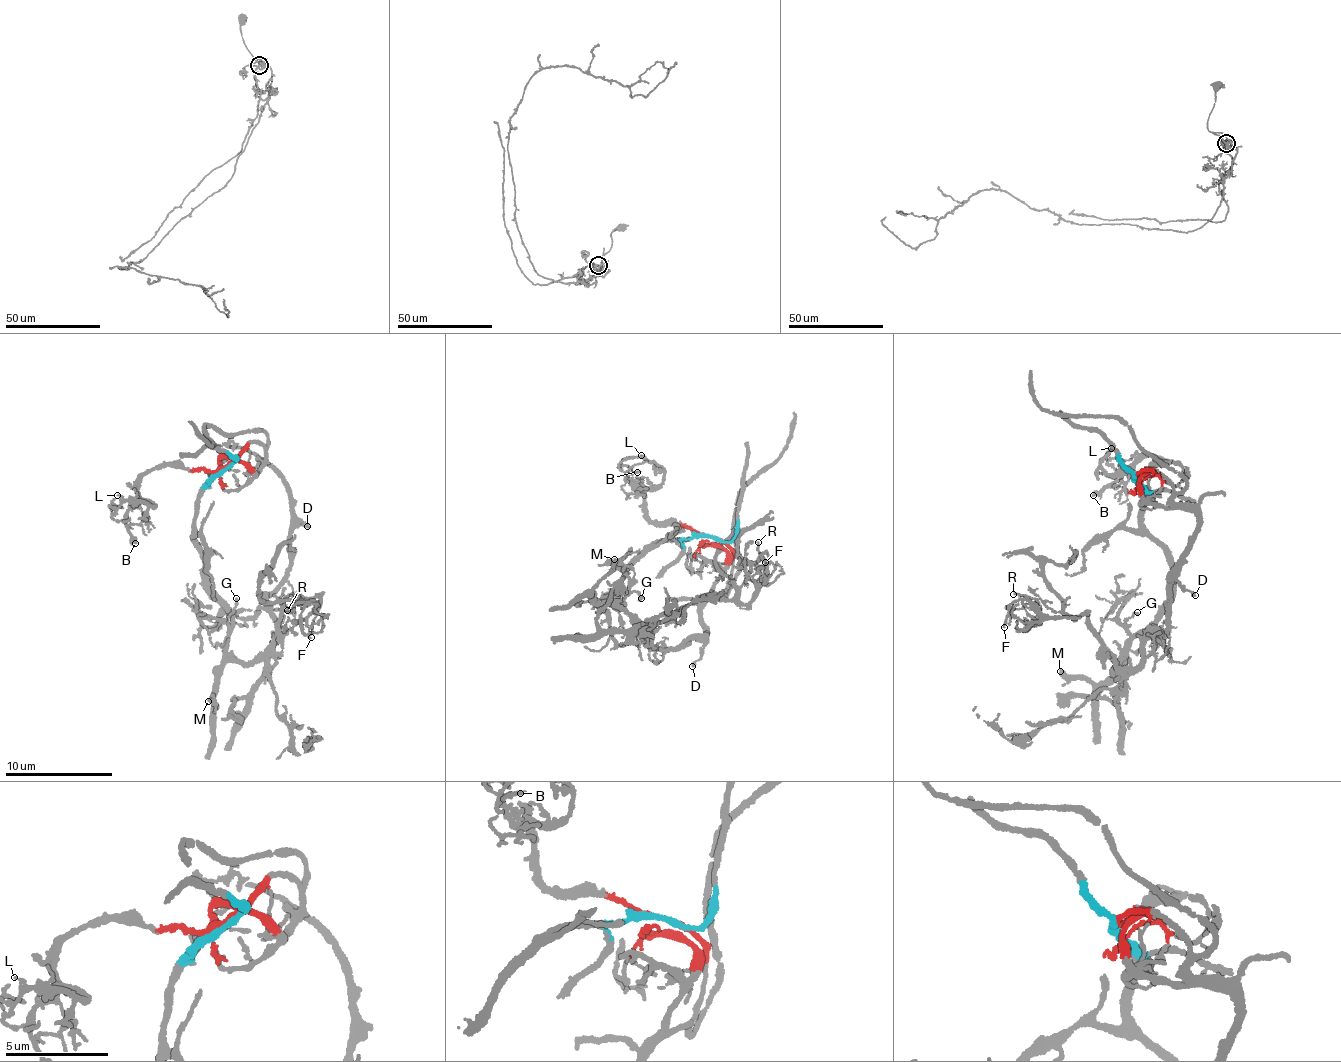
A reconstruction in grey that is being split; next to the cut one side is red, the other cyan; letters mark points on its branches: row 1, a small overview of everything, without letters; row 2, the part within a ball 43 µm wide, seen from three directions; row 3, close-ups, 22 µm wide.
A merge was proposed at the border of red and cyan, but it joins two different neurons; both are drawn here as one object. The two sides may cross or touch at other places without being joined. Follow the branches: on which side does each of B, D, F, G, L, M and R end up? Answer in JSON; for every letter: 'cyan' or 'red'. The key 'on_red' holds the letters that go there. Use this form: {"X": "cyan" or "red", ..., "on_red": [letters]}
{"B": "red", "D": "red", "F": "cyan", "G": "cyan", "L": "red", "M": "cyan", "R": "cyan", "on_red": ["B", "D", "L"]}

